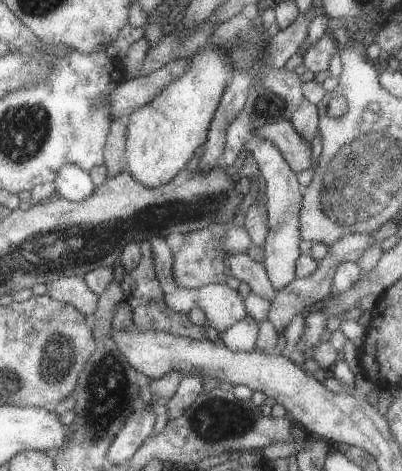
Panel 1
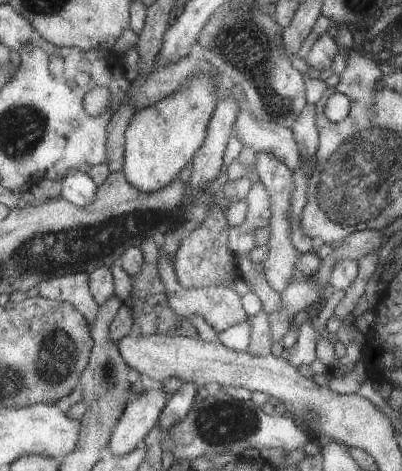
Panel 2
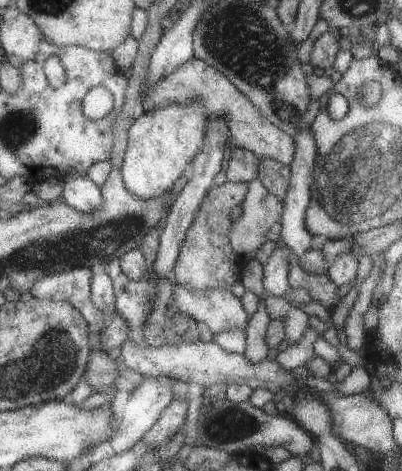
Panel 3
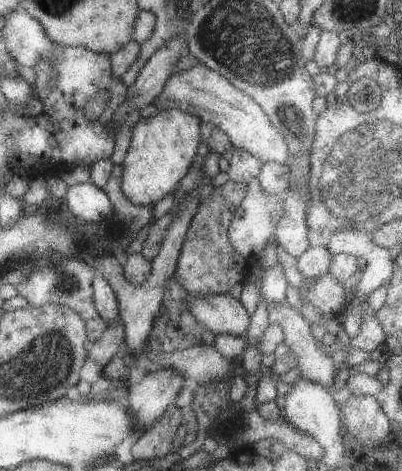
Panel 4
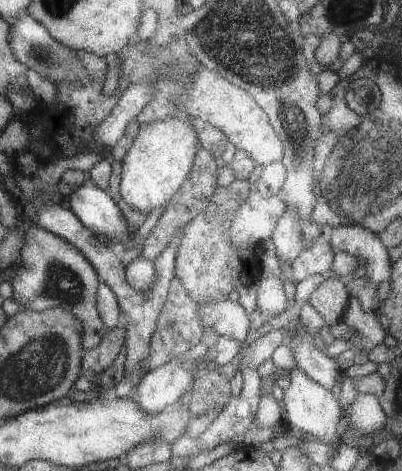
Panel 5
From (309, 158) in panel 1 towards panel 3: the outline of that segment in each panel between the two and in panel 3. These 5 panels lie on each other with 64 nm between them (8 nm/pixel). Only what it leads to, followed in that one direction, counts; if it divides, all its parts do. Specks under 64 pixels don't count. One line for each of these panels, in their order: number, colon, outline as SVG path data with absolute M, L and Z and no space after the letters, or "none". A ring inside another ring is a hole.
2: M241 100L237 118L235 118L235 132L237 138L241 138L243 148L255 150L269 150L273 152L281 164L289 168L289 172L295 172L303 164L303 154L295 142L295 136L291 132L291 126L281 126L281 124L259 124L257 120L251 118L245 100Z
3: M193 56L187 58L185 62L181 62L179 66L175 66L171 72L159 76L157 80L151 80L141 94L141 108L143 108L143 112L147 112L147 110L153 110L153 108L169 104L169 102L185 102L185 100L199 100L201 104L205 104L205 110L209 112L209 116L223 112L227 116L229 140L237 148L245 148L245 150L253 152L257 158L259 156L273 158L275 162L279 162L283 166L291 164L291 160L295 156L295 142L293 142L291 134L287 134L281 128L263 120L257 114L257 110L249 104L249 100L241 92L235 90L231 80L227 80L223 74L213 70L213 66L209 66L207 62L197 60Z

